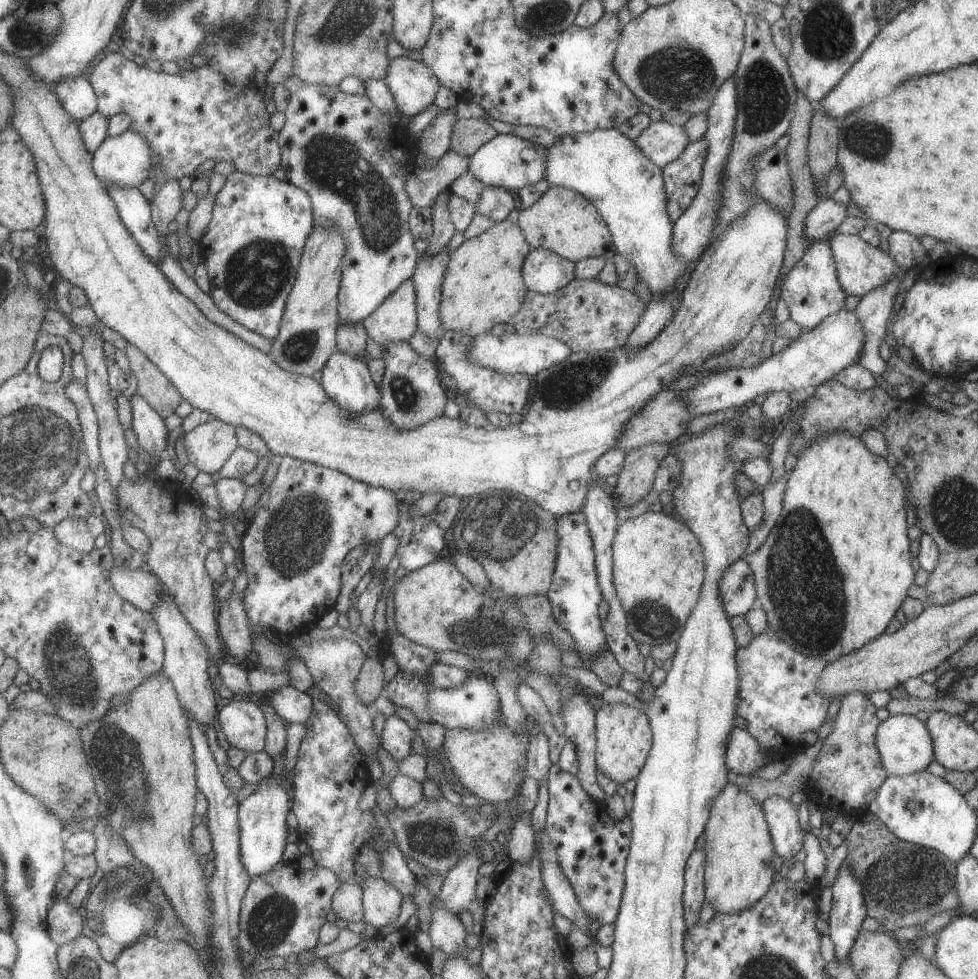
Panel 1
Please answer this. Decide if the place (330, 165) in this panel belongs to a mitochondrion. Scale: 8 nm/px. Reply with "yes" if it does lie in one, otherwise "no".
yes

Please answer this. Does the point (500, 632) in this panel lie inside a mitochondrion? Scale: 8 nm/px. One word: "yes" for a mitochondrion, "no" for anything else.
yes

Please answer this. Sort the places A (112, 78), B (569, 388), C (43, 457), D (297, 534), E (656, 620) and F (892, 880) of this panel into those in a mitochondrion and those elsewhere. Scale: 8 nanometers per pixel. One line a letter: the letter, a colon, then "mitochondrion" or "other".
A: other
B: mitochondrion
C: mitochondrion
D: mitochondrion
E: mitochondrion
F: mitochondrion

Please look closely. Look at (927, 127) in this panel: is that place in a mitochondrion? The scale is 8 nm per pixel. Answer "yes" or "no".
no

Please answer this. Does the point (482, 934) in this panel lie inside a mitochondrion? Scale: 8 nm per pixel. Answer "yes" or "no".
no

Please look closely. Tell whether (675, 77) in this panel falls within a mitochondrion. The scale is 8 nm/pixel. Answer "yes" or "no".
yes

